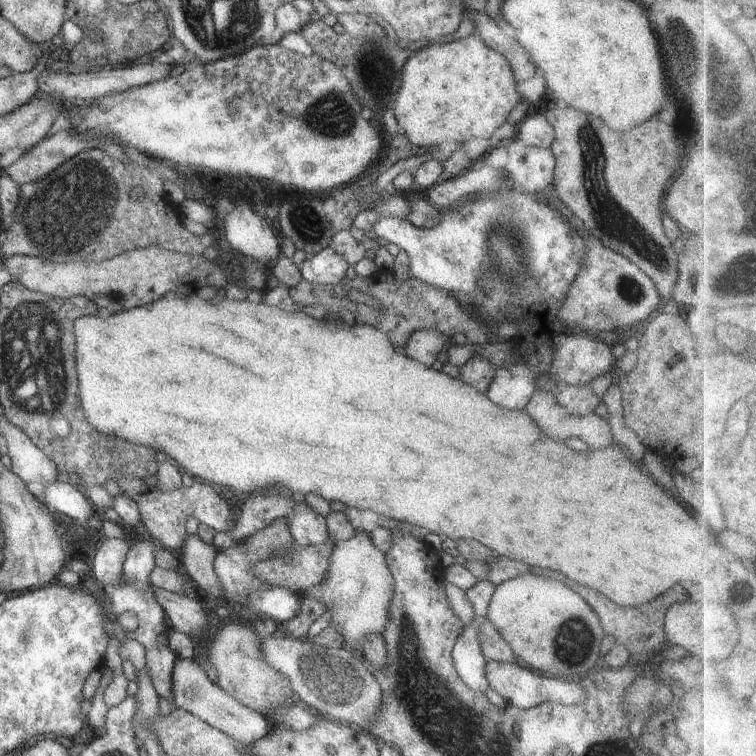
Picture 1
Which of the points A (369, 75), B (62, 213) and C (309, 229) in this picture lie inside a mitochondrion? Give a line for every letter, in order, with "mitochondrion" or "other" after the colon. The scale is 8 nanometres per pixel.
A: mitochondrion
B: mitochondrion
C: mitochondrion

